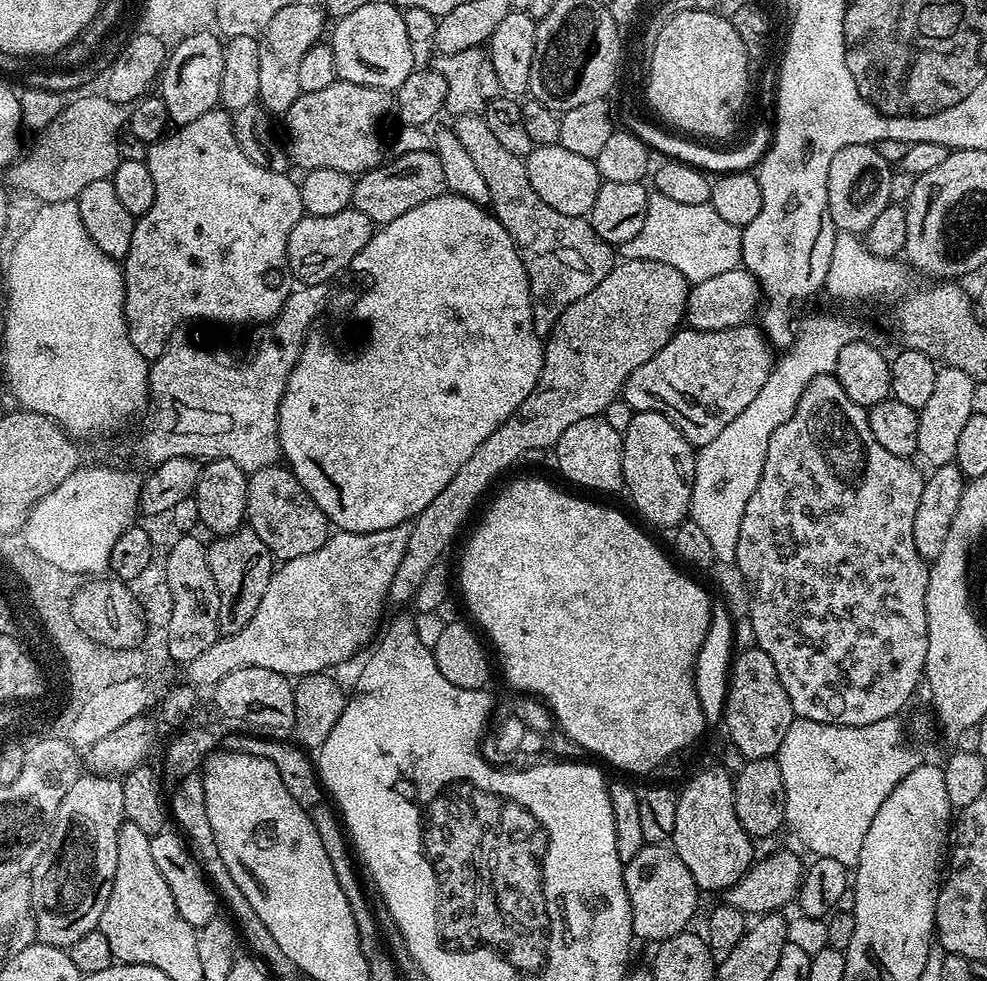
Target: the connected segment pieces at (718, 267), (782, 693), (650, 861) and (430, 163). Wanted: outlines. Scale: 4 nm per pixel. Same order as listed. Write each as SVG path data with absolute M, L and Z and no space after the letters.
M653 191L648 197L646 222L642 222L642 230L638 230L630 242L619 245L618 252L625 260L666 262L666 266L674 266L678 274L685 276L692 284L697 284L706 282L706 278L726 274L726 270L741 267L740 234L741 229L725 222L711 203L686 206L685 203L674 202L666 198L665 194Z
M760 648L736 652L729 670L728 697L725 700L723 723L728 723L728 740L738 750L742 750L745 760L766 760L775 757L782 746L782 738L786 738L786 730L790 730L794 713L790 706L790 698L786 690L782 690L782 678L778 678L778 670L774 670L774 662Z
M645 844L638 854L634 854L631 862L624 865L624 881L626 882L626 894L630 898L630 914L632 915L632 935L637 941L669 940L672 936L685 931L696 912L696 903L702 897L701 889L697 888L690 870L686 870L686 862L678 858L676 849L668 844Z
M435 151L397 155L388 162L381 162L376 168L357 175L352 185L351 207L362 210L373 225L394 222L394 218L406 214L406 210L414 210L414 206L422 206L422 202L430 202L430 198L445 195L446 178Z

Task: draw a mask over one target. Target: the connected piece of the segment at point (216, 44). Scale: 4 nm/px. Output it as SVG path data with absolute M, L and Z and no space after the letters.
M212 30L190 34L167 53L163 71L158 77L158 94L162 102L166 102L168 119L173 125L194 122L194 118L202 118L202 114L211 112L220 104L223 65L224 44Z

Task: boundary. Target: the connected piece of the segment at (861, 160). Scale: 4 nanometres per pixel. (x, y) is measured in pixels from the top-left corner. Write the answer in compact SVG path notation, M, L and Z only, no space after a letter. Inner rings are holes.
M851 144L834 154L830 162L828 205L830 218L839 231L862 234L874 223L874 218L886 210L886 206L892 203L890 178L893 171L893 165L888 164L871 144Z

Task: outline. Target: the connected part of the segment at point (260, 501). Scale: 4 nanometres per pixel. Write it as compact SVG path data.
M274 463L251 473L246 490L246 506L247 527L252 528L254 534L262 538L262 542L266 542L277 561L302 558L302 554L314 554L314 550L318 550L328 541L328 520L322 510L318 510L314 498L310 498L306 490L302 490L298 478L287 466Z

